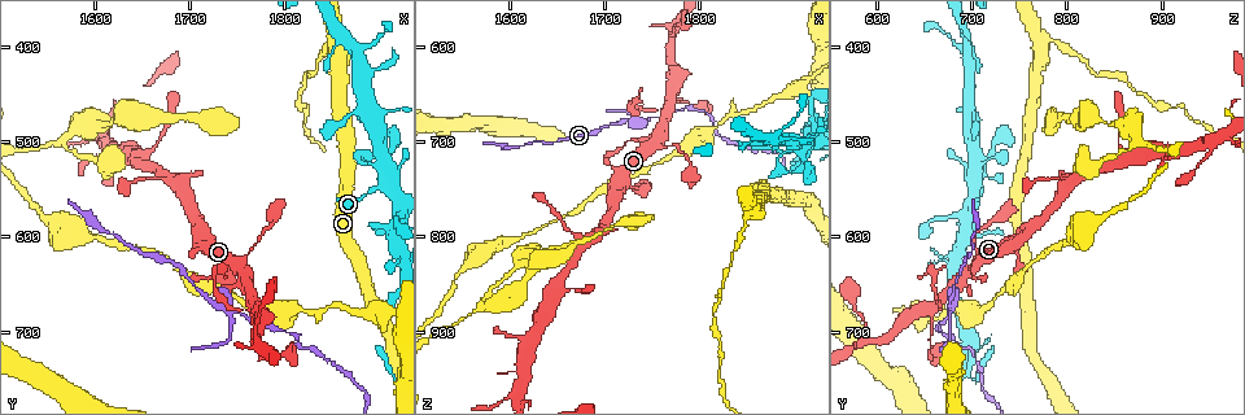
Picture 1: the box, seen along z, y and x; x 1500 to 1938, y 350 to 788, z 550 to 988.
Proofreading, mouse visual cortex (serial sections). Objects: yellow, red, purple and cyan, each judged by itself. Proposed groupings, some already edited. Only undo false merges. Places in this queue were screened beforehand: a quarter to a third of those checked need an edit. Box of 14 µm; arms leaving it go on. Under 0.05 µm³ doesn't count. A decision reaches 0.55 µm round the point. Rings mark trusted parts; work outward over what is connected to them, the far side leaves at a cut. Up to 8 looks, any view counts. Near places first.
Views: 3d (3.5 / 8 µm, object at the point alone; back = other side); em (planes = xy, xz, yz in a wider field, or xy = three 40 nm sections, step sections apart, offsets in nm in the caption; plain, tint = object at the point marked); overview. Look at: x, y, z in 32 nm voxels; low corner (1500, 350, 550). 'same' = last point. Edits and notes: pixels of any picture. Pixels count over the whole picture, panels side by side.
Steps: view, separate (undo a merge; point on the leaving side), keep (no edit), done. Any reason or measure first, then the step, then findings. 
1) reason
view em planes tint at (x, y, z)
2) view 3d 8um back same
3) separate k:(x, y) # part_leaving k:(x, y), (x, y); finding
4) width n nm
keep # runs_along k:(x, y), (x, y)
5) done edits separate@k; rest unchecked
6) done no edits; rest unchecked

four-way junction
view 3d 3.5um at (1770, 675, 655)

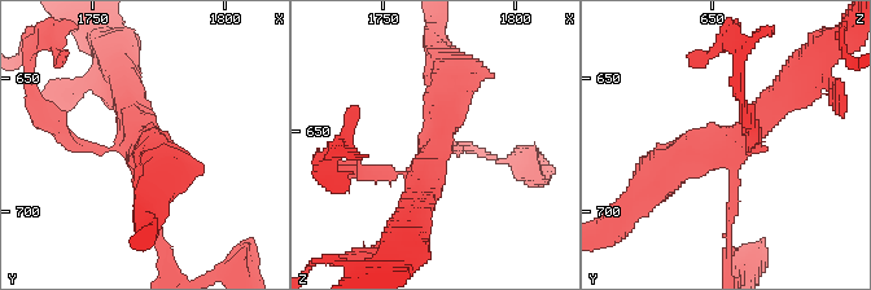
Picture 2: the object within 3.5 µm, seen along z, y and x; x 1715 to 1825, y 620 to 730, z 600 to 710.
view em xy step 1 tint at (1769, 674, 657)

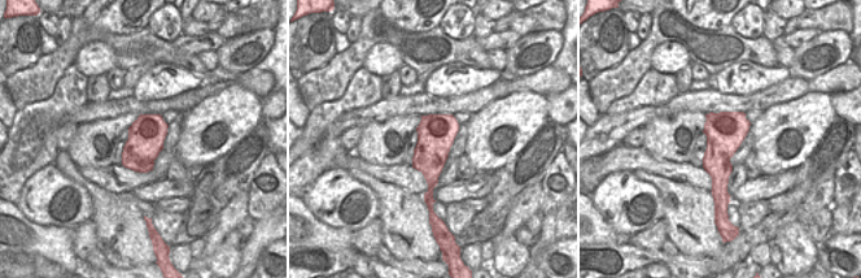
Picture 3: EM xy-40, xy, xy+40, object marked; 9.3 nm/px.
arm_widths 100, 150, 350, 500 nm
keep # runs_along 2:(793, 80), (740, 136), (661, 176); one cell here

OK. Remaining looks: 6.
abrupt turn
view 3d 3.5um at (1790, 725, 655)

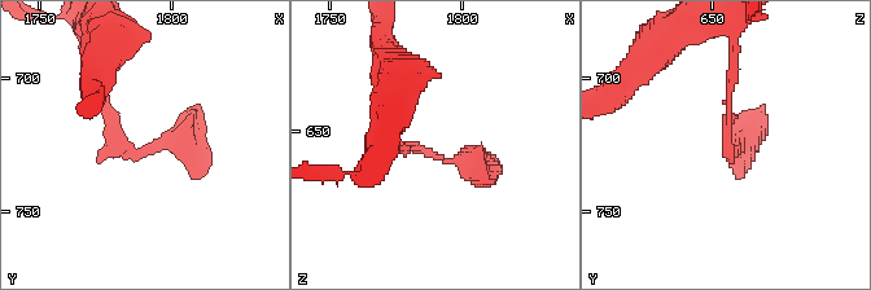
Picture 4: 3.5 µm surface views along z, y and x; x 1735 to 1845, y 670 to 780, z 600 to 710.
view em xy step 5 plain at (1792, 729, 660)

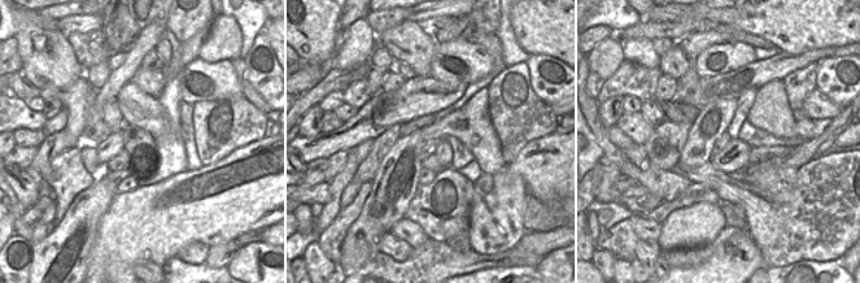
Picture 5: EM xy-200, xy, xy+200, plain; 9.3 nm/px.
with the object marked
view em xy step 5 tint same

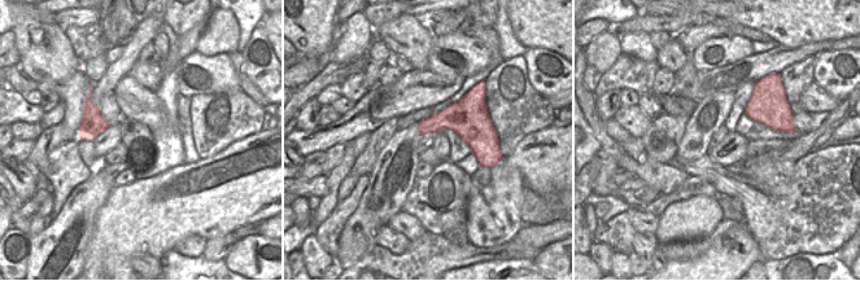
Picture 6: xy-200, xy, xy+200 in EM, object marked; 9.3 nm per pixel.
keep # runs_along 4:(388, 149), (464, 159), (487, 183); all the same cell

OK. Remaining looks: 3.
abrupt turn
view 3d 3.5um at (1905, 545, 710)

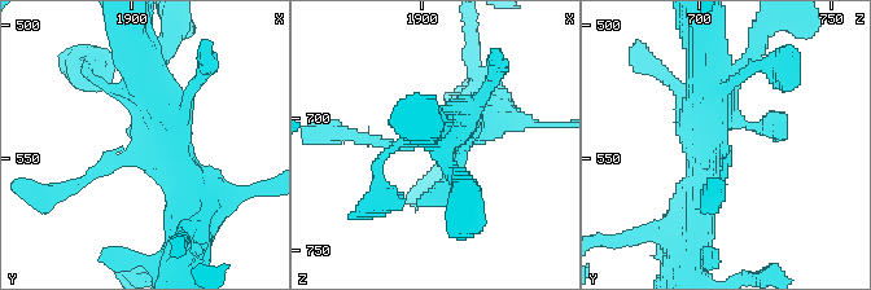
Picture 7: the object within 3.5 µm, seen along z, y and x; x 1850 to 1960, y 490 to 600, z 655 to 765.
view em planes tint at (1905, 543, 709)

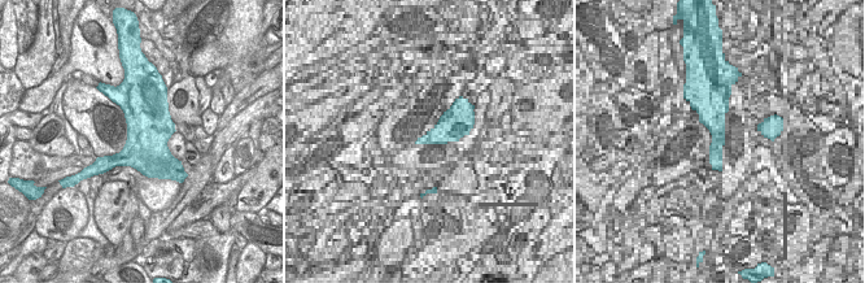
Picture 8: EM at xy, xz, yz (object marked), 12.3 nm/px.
keep # runs_along 7:(71, 190), (158, 127), (143, 67); all the same cell

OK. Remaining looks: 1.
done no edits; rest unchecked

